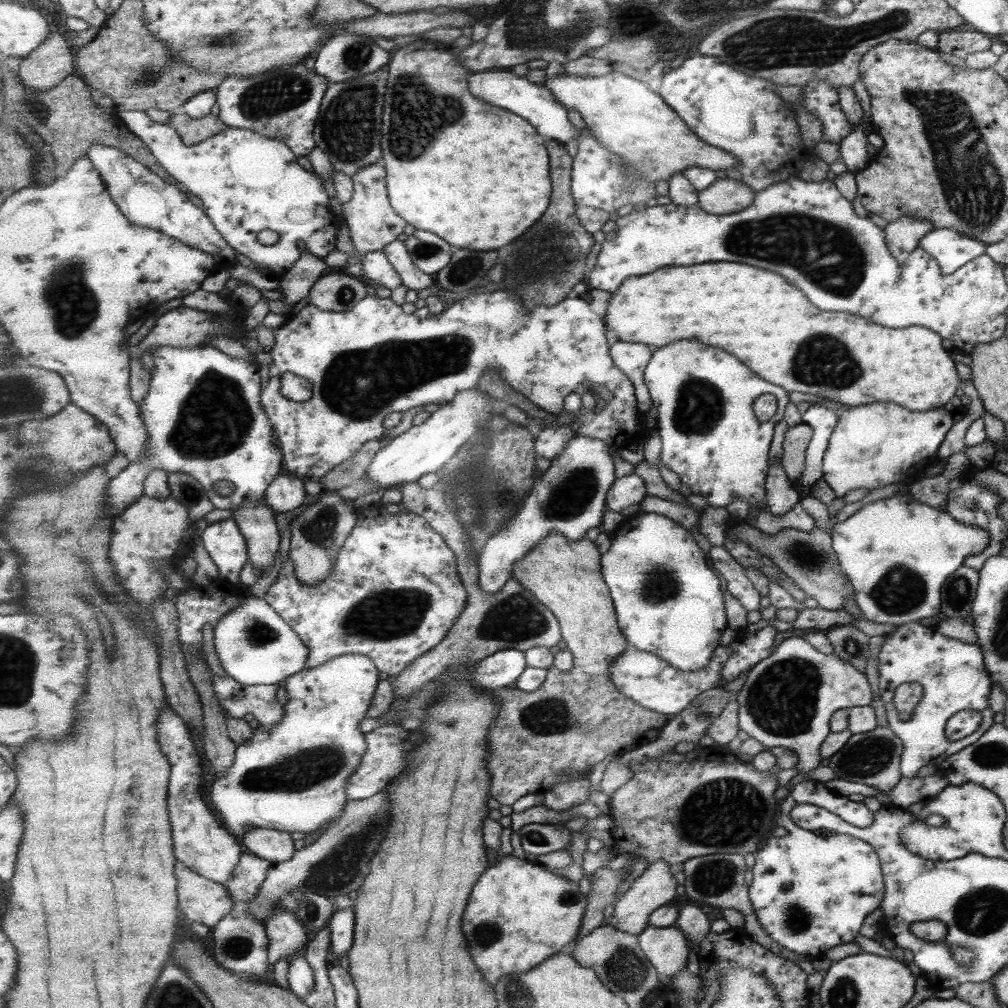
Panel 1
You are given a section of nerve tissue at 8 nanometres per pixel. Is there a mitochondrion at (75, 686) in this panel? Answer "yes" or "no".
no

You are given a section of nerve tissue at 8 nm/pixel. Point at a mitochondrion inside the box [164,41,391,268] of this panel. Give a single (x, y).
(350, 130)

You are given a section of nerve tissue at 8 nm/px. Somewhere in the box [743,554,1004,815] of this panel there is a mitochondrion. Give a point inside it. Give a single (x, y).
(782, 699)

